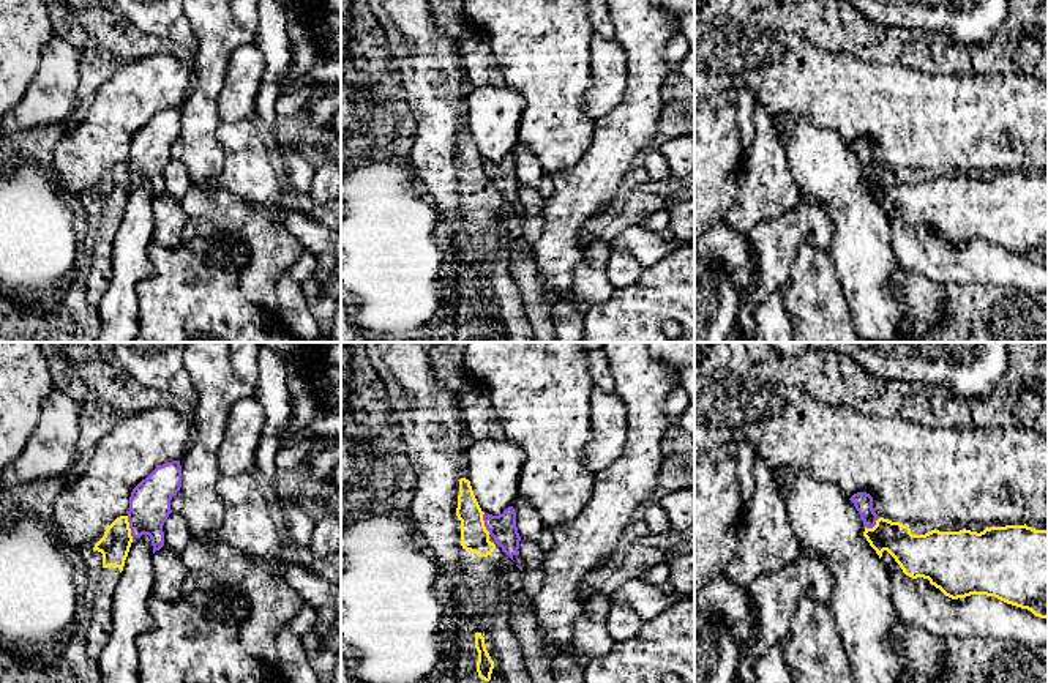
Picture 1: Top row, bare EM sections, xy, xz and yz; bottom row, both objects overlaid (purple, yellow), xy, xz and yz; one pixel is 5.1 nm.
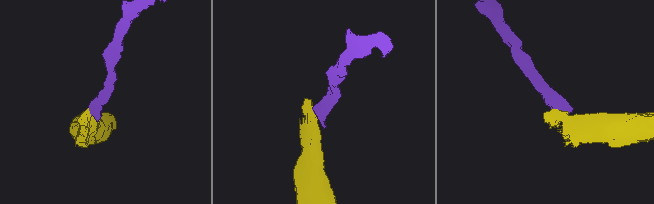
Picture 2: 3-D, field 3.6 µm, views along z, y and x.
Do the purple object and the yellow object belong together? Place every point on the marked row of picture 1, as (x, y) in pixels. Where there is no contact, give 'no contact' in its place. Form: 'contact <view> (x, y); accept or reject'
contact xy (130, 527); reject

